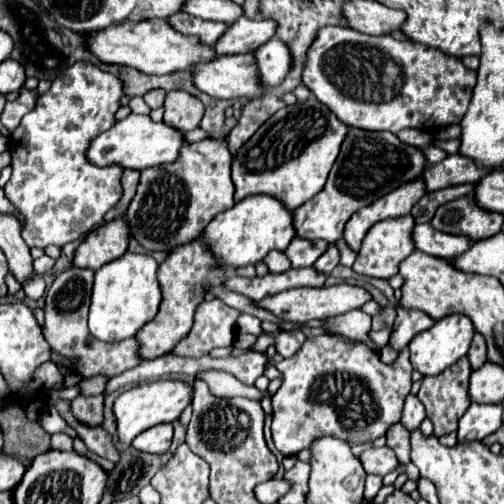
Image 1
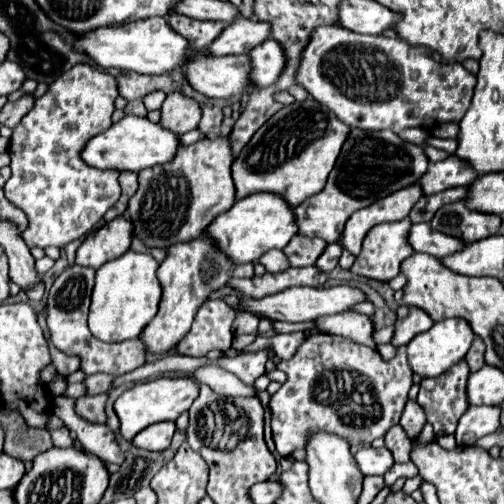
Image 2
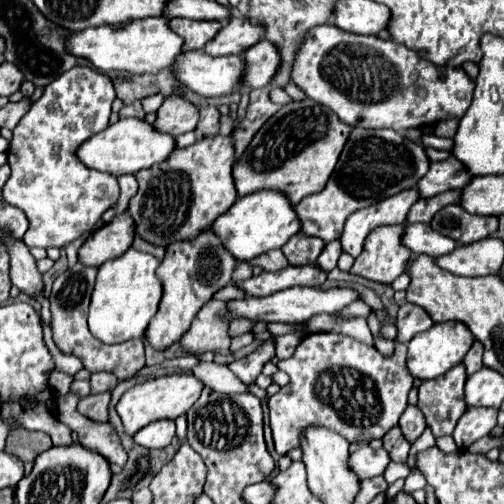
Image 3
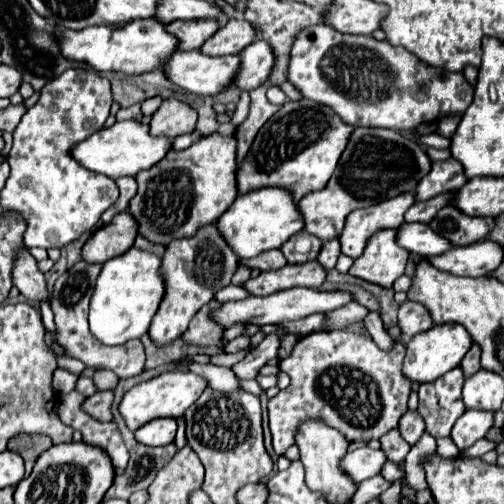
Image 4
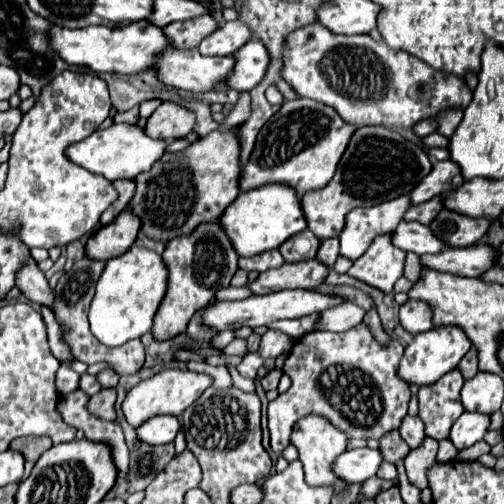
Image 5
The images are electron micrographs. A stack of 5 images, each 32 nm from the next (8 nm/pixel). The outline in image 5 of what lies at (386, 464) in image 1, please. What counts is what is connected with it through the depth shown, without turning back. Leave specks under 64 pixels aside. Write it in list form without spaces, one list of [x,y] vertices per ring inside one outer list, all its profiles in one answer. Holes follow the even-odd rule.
[[[356,448],[348,450],[336,460],[336,472],[344,476],[348,482],[364,482],[370,476],[376,476],[380,464],[384,462],[380,450],[370,450],[370,448]]]

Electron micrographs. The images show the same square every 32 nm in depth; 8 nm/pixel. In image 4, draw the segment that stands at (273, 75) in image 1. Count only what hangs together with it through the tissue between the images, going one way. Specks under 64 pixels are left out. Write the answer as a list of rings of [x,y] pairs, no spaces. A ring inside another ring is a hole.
[[[258,38],[248,48],[244,48],[240,60],[240,80],[236,82],[236,86],[242,90],[254,90],[268,80],[276,56],[272,52],[272,46],[266,40]]]

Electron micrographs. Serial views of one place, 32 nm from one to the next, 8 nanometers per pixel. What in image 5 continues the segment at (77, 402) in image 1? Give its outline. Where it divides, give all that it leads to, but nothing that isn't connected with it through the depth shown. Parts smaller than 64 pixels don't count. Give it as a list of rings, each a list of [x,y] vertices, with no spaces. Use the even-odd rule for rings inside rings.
[[[100,390],[88,400],[88,412],[92,416],[102,418],[102,420],[114,420],[114,402],[116,402],[116,390]]]

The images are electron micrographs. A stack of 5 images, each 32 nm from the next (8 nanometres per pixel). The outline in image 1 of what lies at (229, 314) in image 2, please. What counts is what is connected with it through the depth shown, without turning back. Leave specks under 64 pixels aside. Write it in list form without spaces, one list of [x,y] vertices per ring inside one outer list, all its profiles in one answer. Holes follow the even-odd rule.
[[[220,298],[202,302],[194,314],[194,326],[186,338],[182,338],[172,350],[174,356],[200,358],[212,348],[230,346],[236,338],[236,320],[240,312],[226,306]]]

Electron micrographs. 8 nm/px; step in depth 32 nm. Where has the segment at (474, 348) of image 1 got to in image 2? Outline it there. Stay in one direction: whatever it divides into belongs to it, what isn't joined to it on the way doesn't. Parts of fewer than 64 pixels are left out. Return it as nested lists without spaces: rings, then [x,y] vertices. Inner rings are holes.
[[[476,336],[474,342],[472,342],[472,346],[470,346],[470,350],[468,350],[468,354],[466,354],[470,372],[476,372],[476,370],[480,370],[480,368],[486,364],[486,362],[484,362],[484,350],[486,350],[484,342],[480,340],[480,336]]]

